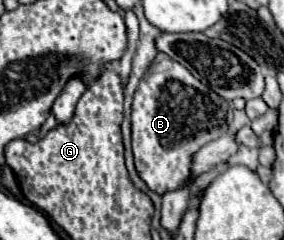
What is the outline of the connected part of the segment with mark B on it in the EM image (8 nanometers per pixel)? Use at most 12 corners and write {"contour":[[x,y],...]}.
{"contour":[[156,55],[132,101],[132,153],[158,195],[192,179],[234,113]]}

